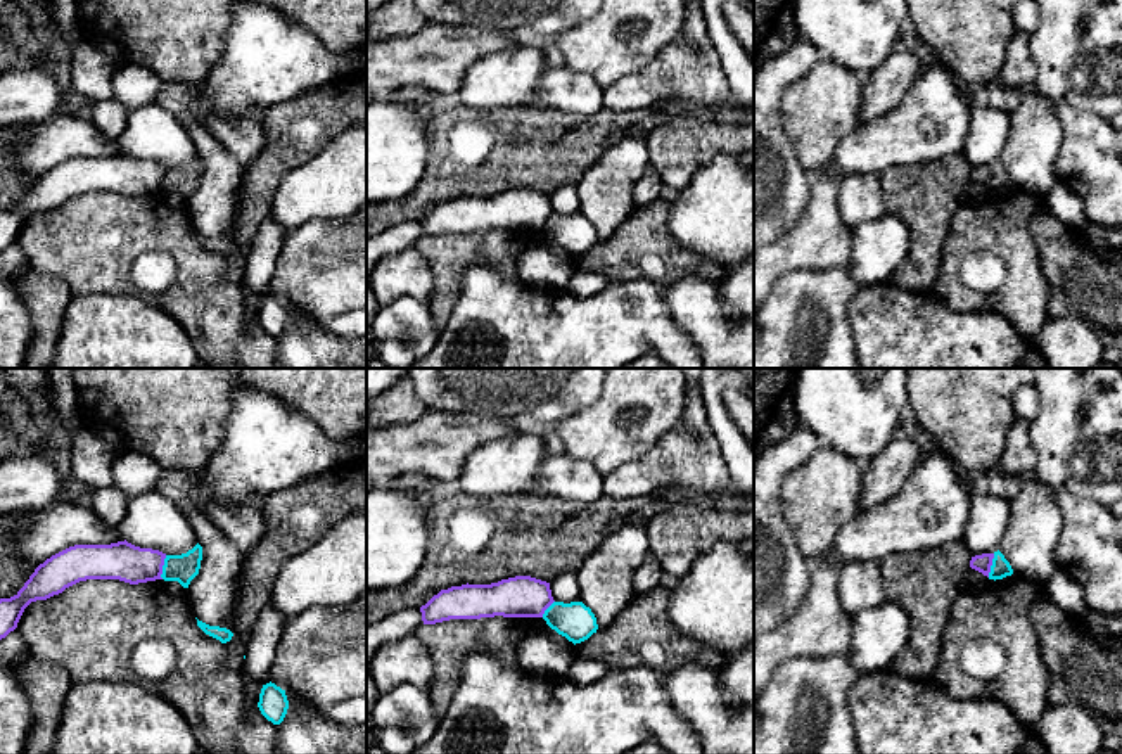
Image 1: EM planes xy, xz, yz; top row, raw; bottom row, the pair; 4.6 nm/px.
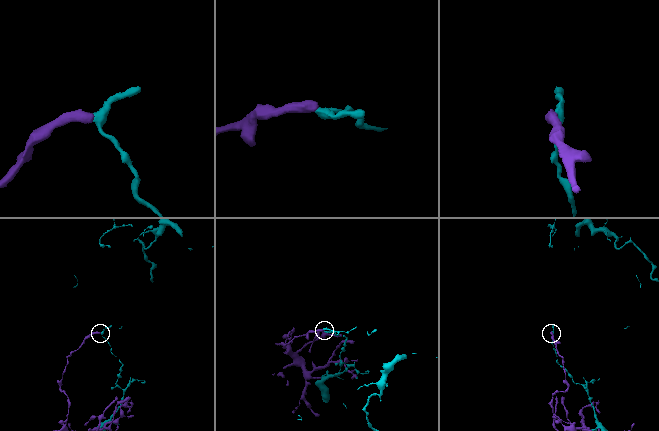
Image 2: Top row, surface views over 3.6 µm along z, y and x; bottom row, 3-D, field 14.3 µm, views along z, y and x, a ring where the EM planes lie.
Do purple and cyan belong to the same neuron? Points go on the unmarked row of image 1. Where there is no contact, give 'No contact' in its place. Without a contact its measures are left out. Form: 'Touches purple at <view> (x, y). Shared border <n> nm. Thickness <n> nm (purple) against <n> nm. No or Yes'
Touches purple at xy (161, 180). Shared border 110 nm. Thickness 180 nm (purple) against 130 nm. No

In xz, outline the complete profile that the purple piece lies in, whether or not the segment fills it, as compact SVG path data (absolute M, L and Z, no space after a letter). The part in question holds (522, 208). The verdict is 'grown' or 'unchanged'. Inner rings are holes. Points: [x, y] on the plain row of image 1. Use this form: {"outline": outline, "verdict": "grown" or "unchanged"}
{"outline": "M515 188L491 197L462 197L441 202L420 220L424 237L449 232L543 230L553 216L550 195Z", "verdict": "unchanged"}

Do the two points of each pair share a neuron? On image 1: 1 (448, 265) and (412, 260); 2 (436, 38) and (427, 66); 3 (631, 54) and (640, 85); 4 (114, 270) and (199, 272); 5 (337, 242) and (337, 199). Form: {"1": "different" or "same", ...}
{"1": "different", "2": "same", "3": "different", "4": "same", "5": "different"}

